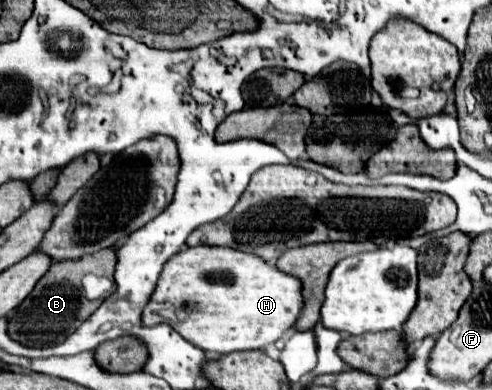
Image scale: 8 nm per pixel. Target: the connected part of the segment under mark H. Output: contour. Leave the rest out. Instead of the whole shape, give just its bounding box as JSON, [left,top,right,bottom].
[141,245,303,355]

